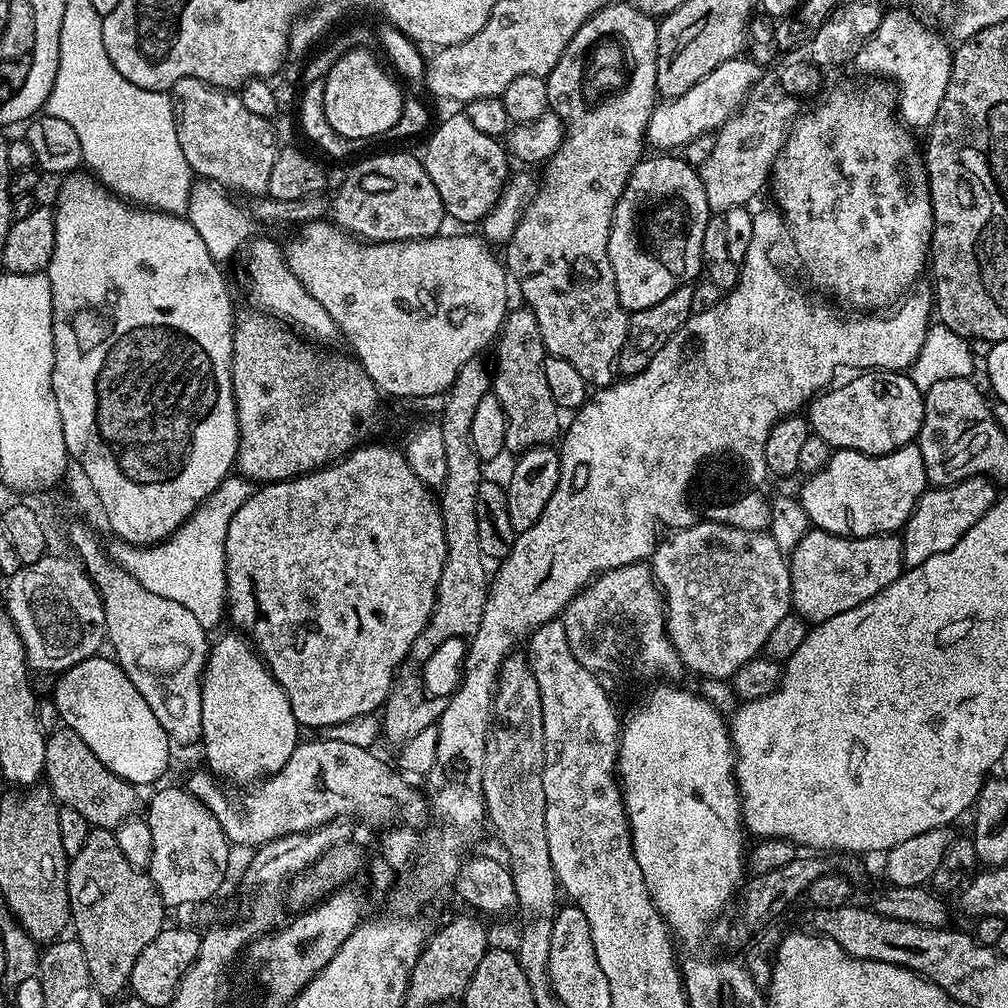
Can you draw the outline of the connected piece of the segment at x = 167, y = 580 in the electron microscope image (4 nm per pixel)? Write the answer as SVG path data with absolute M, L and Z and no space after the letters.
M230 474L221 482L218 490L214 490L210 496L204 499L203 504L197 508L196 515L190 517L173 536L151 546L116 542L114 546L111 545L110 555L131 576L138 578L138 582L142 586L146 586L146 590L150 590L150 594L170 598L170 602L179 602L181 606L186 606L186 610L190 610L190 614L194 614L194 618L198 618L198 622L202 622L205 630L213 630L212 628L219 626L220 619L225 619L228 603L226 530L230 530L230 518L234 518L234 514L238 514L238 506L242 506L242 502L246 502L246 498L250 498L253 491L253 481L239 474Z

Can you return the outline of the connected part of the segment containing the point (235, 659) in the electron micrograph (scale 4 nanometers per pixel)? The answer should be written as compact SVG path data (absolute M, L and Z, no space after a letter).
M231 630L220 641L211 645L208 660L204 663L204 674L200 681L200 689L202 690L202 734L200 740L204 744L204 760L207 771L221 781L229 782L228 780L237 780L237 785L248 786L253 782L259 782L266 776L273 776L278 770L282 770L282 766L286 766L286 762L290 762L290 754L294 754L296 745L302 736L302 729L296 723L292 707L290 706L290 698L286 698L286 690L282 690L282 686L274 678L274 674L264 664L264 659L260 657L260 653L252 646L252 641L247 636L239 631Z

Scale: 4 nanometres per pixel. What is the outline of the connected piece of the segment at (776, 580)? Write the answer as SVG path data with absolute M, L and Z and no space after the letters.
M711 518L703 520L691 524L689 528L678 528L661 535L651 554L650 567L656 576L656 583L660 585L660 591L664 594L664 614L668 617L668 637L674 650L678 650L681 665L687 671L689 668L690 671L697 672L697 677L700 678L709 676L719 680L728 680L739 668L746 666L746 662L750 662L754 657L763 653L766 638L770 638L774 626L778 626L778 622L782 622L782 618L786 618L793 611L790 570L786 553L780 549L778 542L774 542L774 538L769 536L767 531L747 532Z

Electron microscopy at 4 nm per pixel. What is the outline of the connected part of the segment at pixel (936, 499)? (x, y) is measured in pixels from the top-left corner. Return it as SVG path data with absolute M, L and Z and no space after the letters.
M975 476L964 480L961 484L949 484L947 488L929 487L920 496L916 508L902 529L902 550L904 551L905 569L922 566L926 558L934 558L934 554L942 554L954 546L990 510L990 506L998 498L997 485L989 477Z

